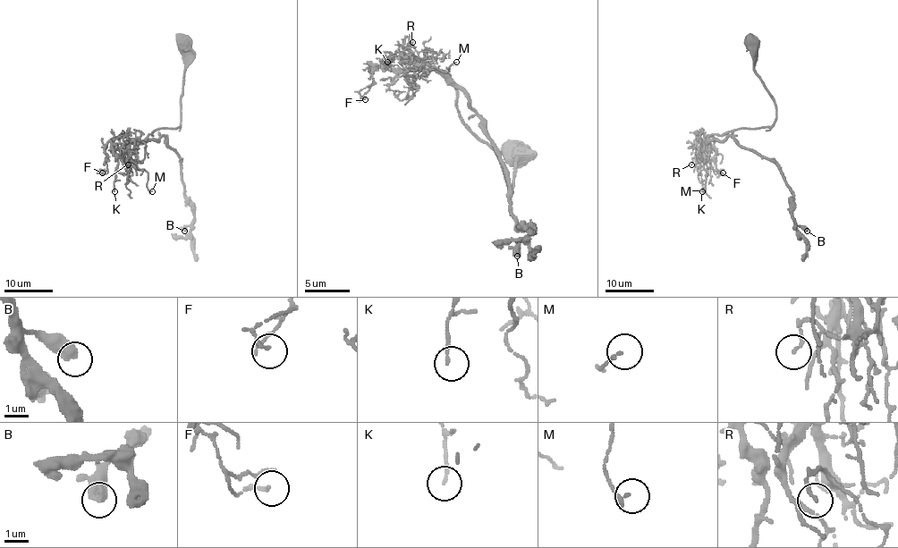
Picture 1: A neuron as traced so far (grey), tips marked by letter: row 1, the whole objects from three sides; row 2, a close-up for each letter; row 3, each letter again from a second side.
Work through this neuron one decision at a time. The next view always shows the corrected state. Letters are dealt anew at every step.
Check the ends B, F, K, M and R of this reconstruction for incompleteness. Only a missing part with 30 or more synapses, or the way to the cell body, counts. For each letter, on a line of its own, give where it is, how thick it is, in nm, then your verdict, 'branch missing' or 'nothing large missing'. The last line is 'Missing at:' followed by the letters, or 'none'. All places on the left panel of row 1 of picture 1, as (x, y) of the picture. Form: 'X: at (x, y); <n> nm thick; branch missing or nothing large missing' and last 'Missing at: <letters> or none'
B: at (184, 231); 440 nm thick; nothing large missing
F: at (102, 172); 110 nm thick; nothing large missing
K: at (114, 191); 120 nm thick; nothing large missing
M: at (152, 191); 140 nm thick; nothing large missing
R: at (128, 164); 90 nm thick; nothing large missing
Missing at: none

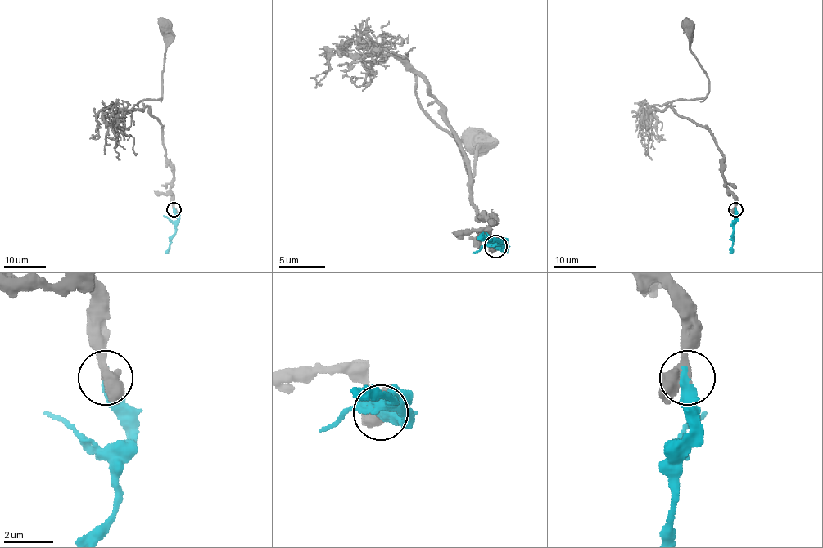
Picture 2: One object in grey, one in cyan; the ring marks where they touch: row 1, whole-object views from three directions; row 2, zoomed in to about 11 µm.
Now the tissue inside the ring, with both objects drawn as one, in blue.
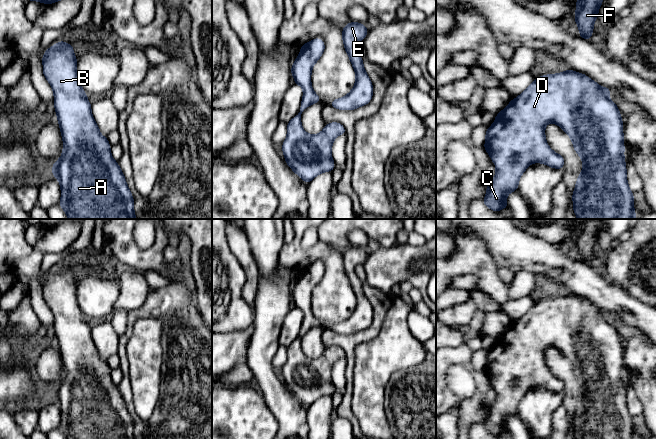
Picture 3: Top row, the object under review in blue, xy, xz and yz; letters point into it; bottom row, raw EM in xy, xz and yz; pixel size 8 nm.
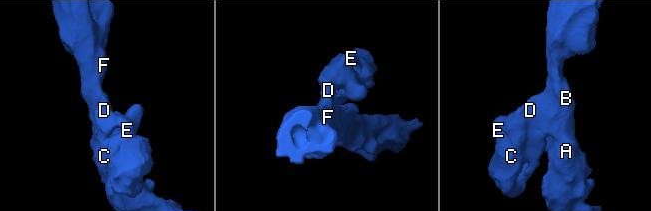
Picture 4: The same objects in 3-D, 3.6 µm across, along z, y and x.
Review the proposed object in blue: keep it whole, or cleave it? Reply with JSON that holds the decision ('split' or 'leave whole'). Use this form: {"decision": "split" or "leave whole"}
{"decision": "leave whole"}

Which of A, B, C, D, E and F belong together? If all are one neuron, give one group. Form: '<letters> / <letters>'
A B C D E F

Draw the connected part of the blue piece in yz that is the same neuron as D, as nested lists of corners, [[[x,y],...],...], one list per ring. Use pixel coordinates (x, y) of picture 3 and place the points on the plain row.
[[[569,293],[558,298],[547,298],[545,300],[537,301],[517,322],[512,323],[511,326],[500,337],[496,338],[494,347],[488,353],[486,353],[484,373],[489,378],[491,384],[496,390],[496,398],[495,401],[487,408],[486,421],[482,424],[482,426],[492,435],[500,435],[504,432],[509,432],[506,426],[508,418],[518,414],[518,408],[521,399],[532,387],[543,387],[551,392],[563,393],[565,386],[564,381],[555,377],[548,370],[547,364],[545,362],[546,349],[548,347],[555,347],[556,349],[561,351],[566,358],[570,360],[574,374],[580,380],[583,387],[583,393],[578,400],[575,413],[572,418],[573,433],[575,439],[636,439],[634,434],[634,417],[629,413],[627,406],[627,395],[624,382],[625,371],[623,346],[617,329],[609,323],[608,319],[611,314],[611,312],[601,311],[598,307],[591,304],[587,299]]]

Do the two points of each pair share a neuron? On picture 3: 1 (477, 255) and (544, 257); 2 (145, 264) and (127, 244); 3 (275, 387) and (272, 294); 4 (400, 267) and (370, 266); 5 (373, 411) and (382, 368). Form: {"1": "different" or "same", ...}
{"1": "different", "2": "same", "3": "same", "4": "same", "5": "same"}

